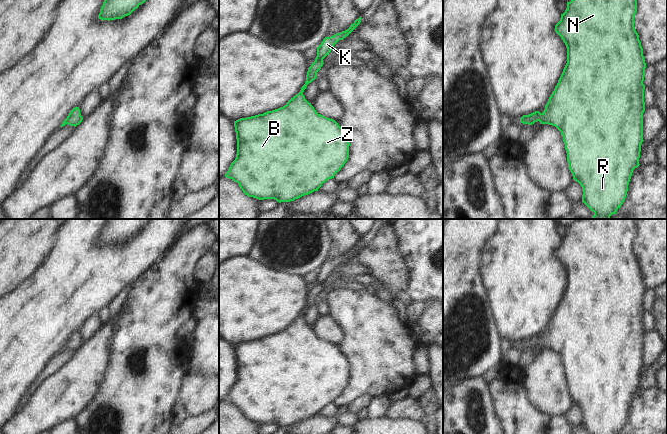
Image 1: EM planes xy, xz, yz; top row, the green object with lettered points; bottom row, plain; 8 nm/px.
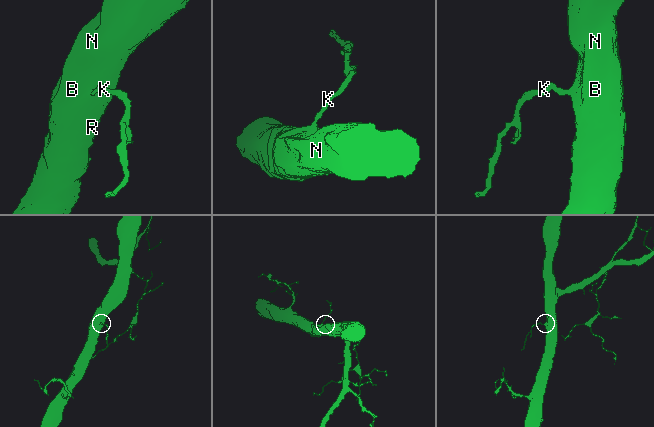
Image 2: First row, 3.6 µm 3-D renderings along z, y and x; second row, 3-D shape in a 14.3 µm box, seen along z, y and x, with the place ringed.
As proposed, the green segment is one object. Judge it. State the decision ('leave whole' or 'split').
leave whole

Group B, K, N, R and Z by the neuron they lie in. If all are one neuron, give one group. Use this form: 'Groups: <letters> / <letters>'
Groups: B K N R Z

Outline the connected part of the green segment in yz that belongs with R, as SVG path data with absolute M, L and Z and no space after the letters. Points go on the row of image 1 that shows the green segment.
M571 0L567 2L567 8L561 14L560 21L555 25L555 32L558 34L567 48L567 63L563 72L555 86L554 91L550 95L545 109L542 113L535 111L529 115L523 115L520 122L532 125L539 121L540 124L548 124L555 126L563 137L565 150L567 153L567 162L574 181L578 182L583 190L582 202L594 213L593 219L610 219L612 214L616 214L617 210L625 201L628 191L628 185L633 173L639 164L641 144L643 140L643 113L645 111L643 84L645 76L646 63L643 56L643 48L639 40L639 35L634 27L634 18L637 12L637 0Z

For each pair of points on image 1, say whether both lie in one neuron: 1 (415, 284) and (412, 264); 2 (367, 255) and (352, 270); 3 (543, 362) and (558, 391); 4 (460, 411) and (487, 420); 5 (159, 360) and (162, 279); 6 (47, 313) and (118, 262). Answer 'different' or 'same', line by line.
1: same
2: different
3: same
4: same
5: same
6: same

